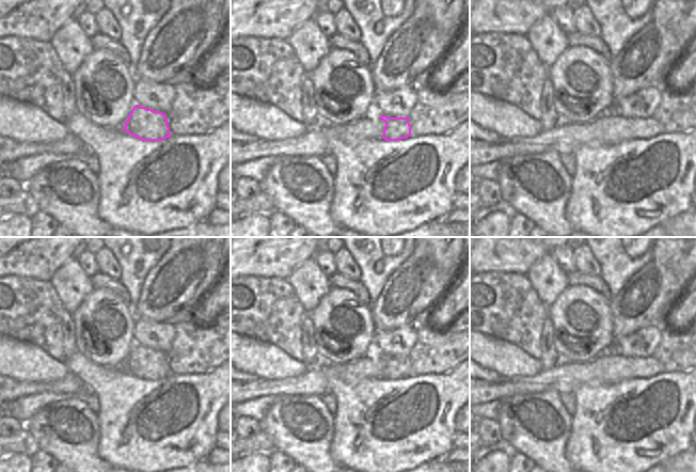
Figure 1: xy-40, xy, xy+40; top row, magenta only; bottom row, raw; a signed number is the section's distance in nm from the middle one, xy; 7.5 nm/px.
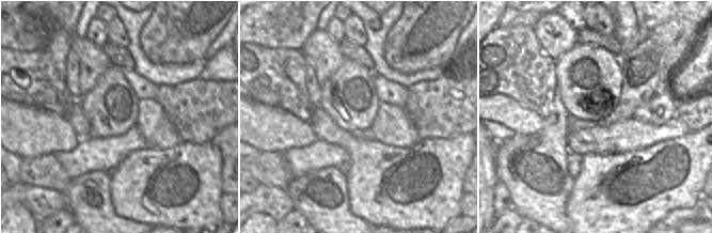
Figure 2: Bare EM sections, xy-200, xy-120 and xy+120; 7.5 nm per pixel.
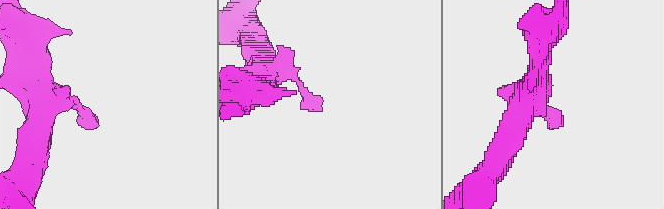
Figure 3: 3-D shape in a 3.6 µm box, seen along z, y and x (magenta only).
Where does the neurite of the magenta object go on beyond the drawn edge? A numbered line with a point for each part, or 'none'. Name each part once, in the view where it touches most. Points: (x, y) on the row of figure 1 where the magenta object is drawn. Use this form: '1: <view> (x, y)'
none

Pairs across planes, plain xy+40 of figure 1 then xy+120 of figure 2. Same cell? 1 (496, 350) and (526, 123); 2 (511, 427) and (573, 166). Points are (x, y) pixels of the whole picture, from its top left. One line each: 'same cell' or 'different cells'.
1: same cell
2: different cells

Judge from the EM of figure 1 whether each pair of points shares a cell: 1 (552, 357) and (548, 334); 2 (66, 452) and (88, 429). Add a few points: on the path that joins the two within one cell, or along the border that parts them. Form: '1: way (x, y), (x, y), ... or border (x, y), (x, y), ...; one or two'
1: way (548, 351), (548, 340); one
2: way (73, 445), (79, 442), (81, 436); one

